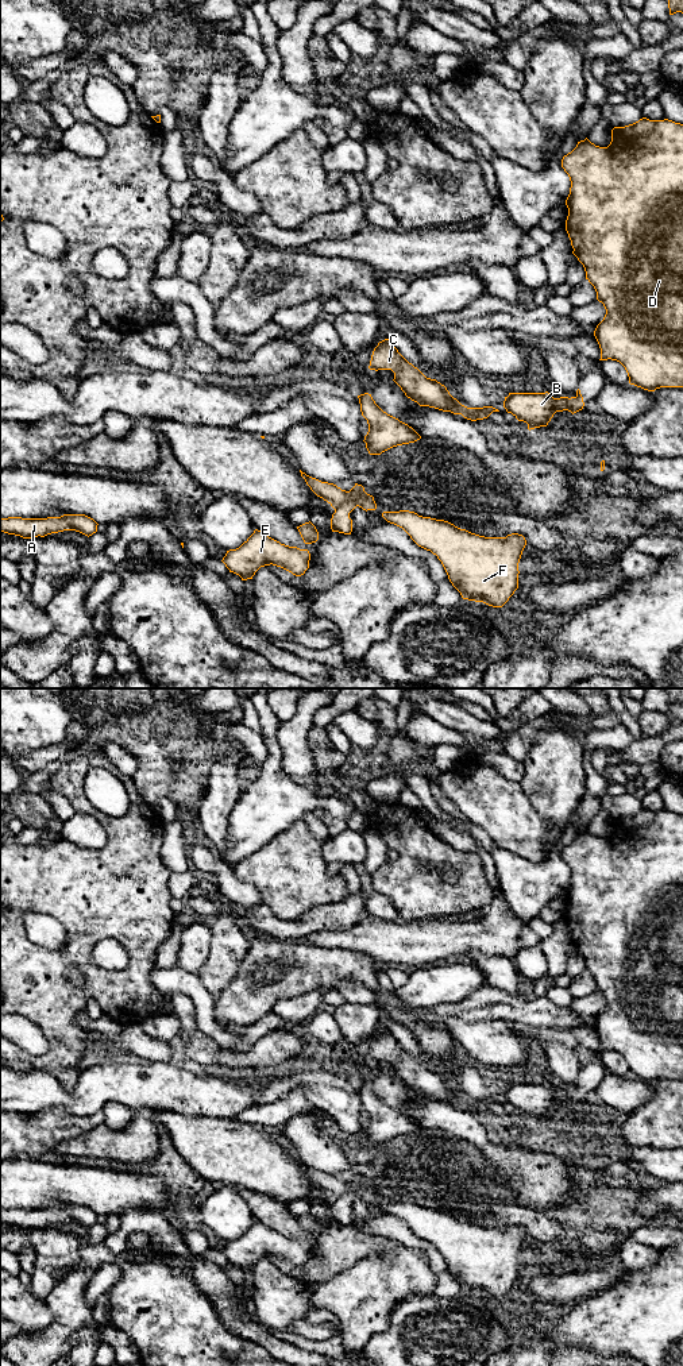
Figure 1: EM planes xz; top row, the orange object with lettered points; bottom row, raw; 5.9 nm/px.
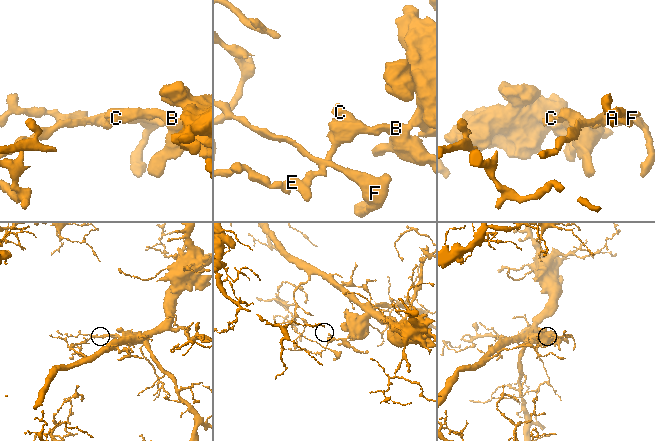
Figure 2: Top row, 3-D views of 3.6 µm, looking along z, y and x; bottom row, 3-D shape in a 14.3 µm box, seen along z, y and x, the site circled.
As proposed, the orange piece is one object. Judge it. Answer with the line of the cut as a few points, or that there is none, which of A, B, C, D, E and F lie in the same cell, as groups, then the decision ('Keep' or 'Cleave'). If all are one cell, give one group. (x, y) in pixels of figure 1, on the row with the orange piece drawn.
Split along xz (348, 492), (348, 497), (335, 509). Groups: A B C D E / F. Cleave

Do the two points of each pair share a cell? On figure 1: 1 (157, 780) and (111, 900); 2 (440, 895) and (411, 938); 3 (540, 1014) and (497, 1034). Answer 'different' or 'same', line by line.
1: different
2: different
3: different

